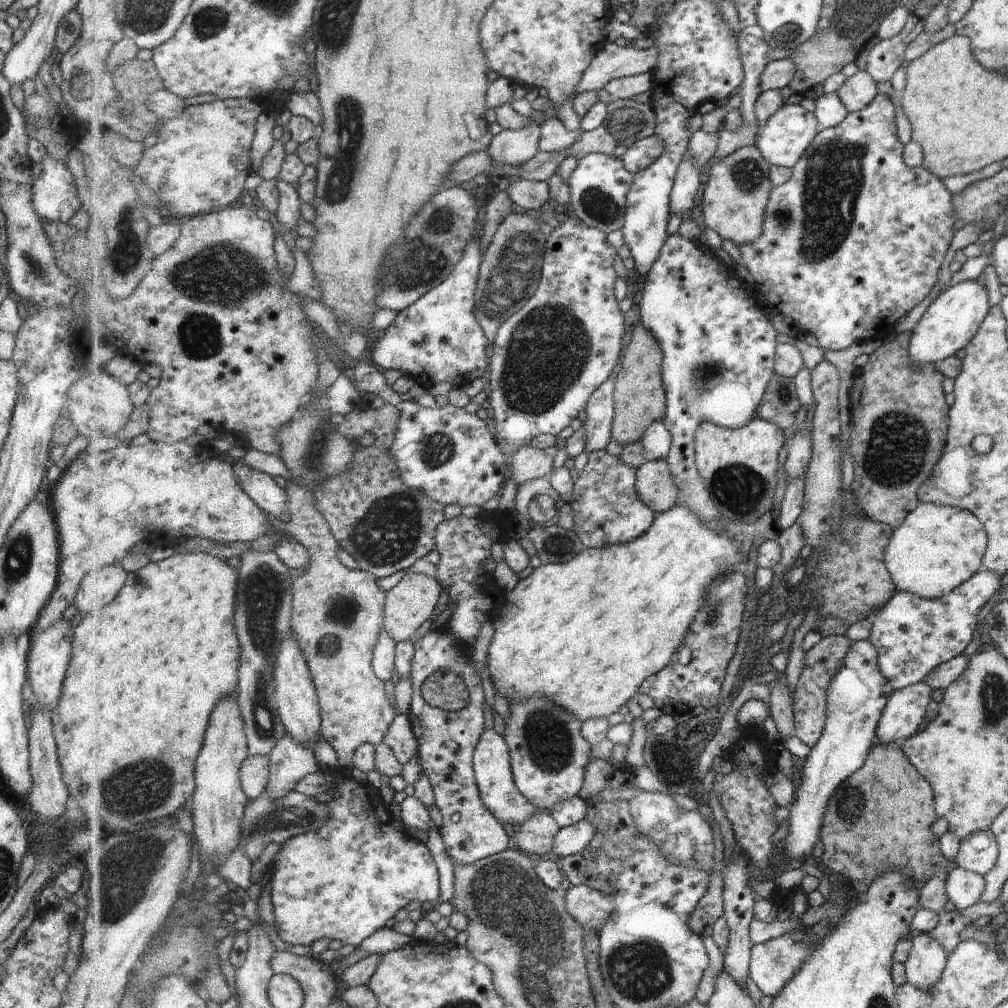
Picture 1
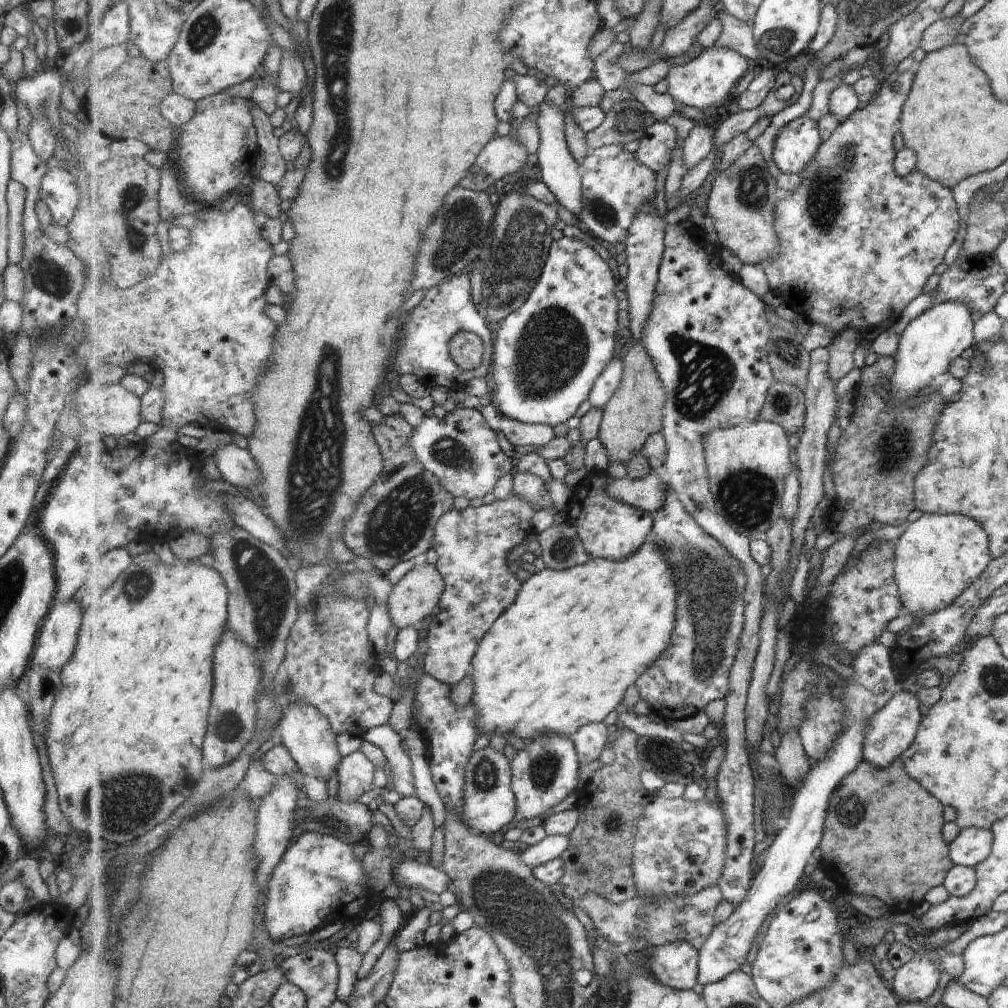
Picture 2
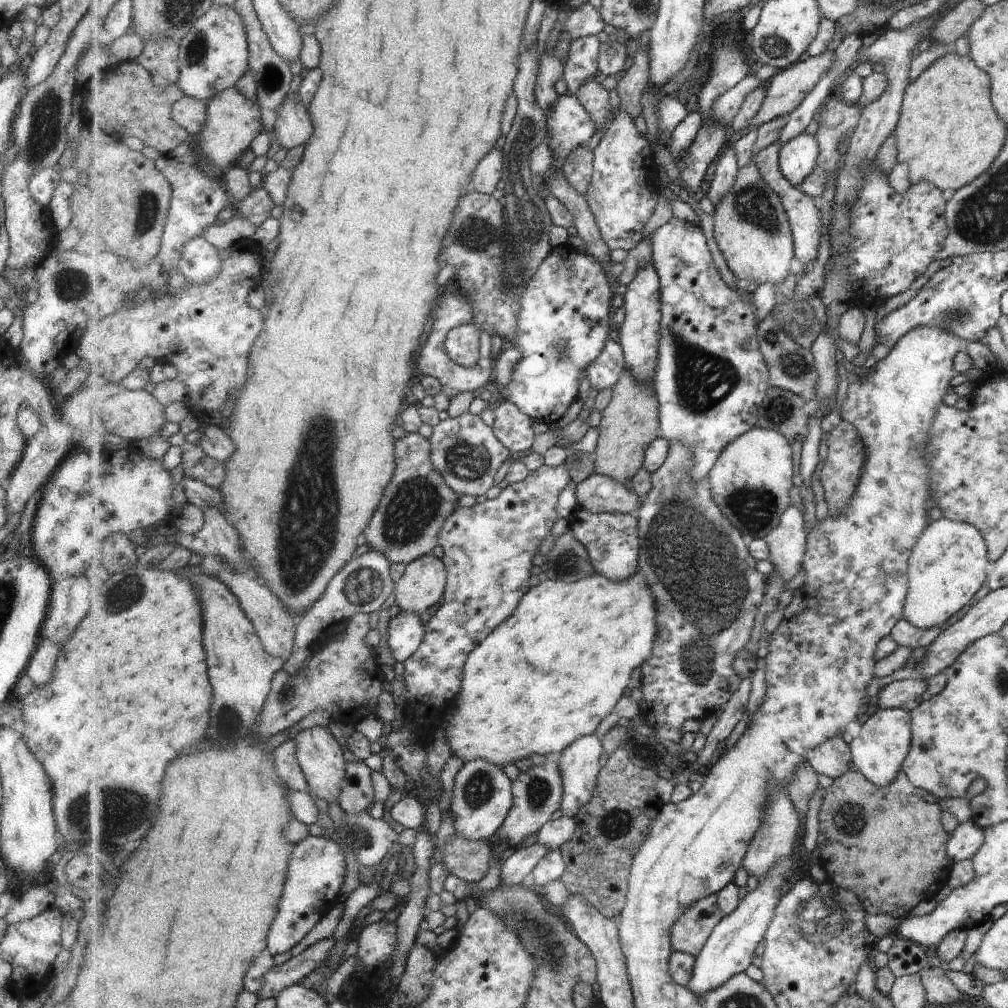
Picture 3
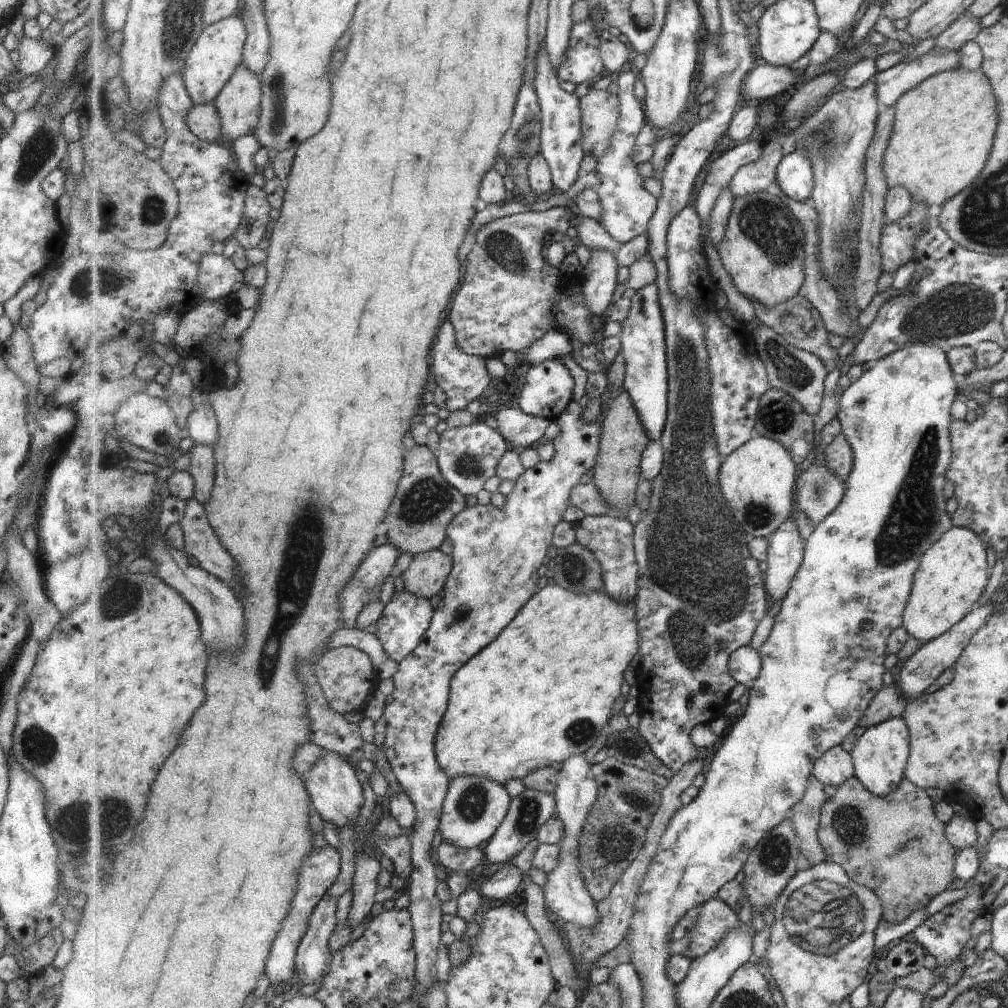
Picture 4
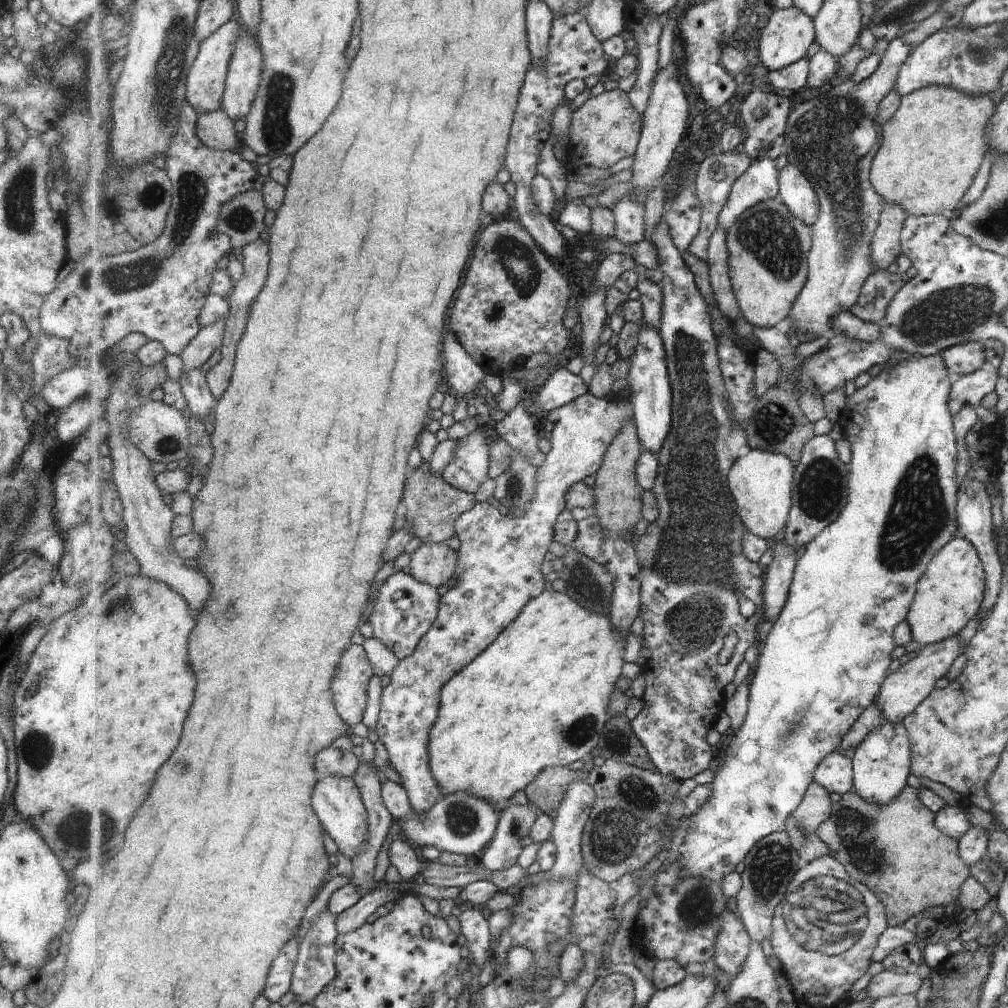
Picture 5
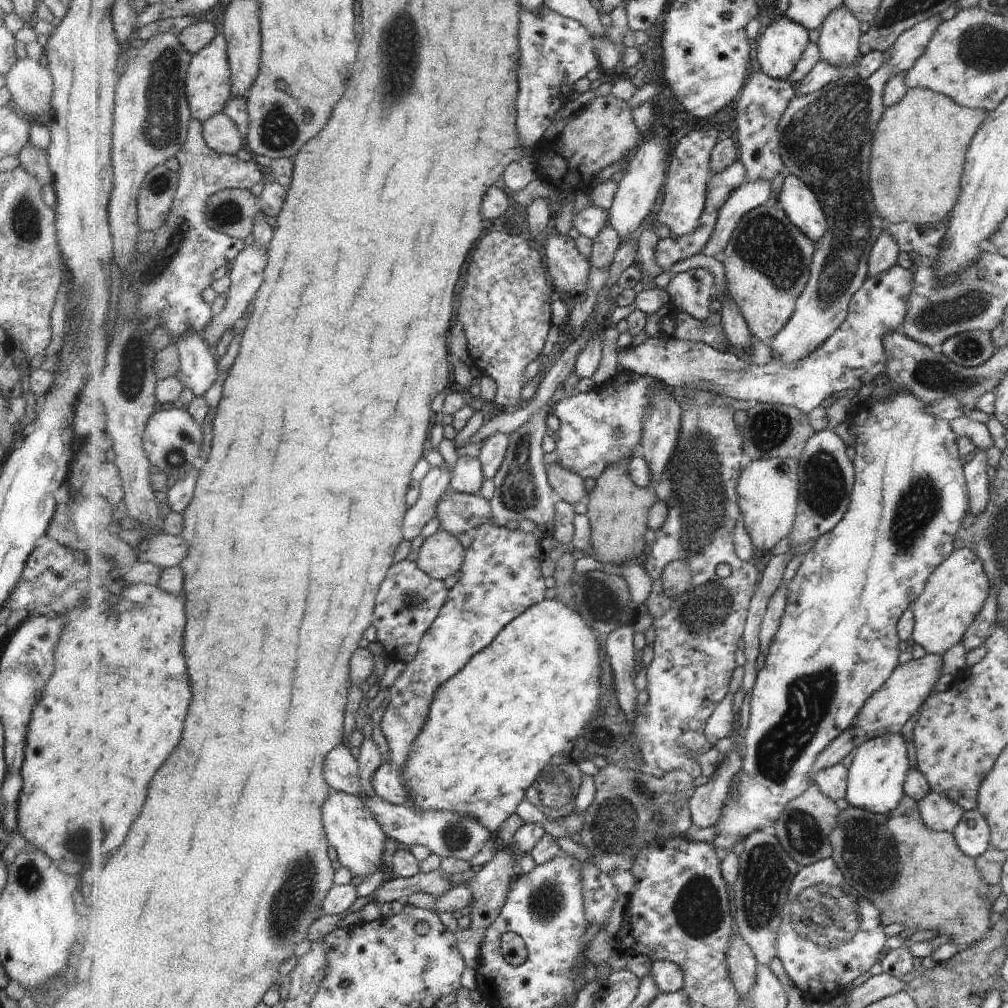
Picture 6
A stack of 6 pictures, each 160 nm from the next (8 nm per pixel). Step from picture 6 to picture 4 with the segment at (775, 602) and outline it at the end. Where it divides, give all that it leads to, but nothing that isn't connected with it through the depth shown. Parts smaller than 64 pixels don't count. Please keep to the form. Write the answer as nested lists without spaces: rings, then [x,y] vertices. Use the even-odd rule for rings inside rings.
[[[790,517],[768,539],[768,570],[765,572],[770,600],[784,600],[804,562],[806,541]]]

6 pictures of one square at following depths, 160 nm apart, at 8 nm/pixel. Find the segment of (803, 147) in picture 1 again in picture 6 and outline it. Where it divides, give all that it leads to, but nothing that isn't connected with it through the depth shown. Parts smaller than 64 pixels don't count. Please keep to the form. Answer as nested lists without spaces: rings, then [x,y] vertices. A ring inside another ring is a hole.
[[[785,174],[779,204],[787,216],[816,244],[828,234],[830,226],[816,193],[798,176]]]

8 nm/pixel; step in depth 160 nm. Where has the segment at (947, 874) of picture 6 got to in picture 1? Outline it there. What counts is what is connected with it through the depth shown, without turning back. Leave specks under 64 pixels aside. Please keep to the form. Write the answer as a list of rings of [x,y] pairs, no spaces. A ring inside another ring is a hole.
[[[879,743],[873,746],[863,768],[841,784],[827,806],[821,828],[824,853],[820,863],[833,874],[842,875],[859,897],[869,892],[871,882],[881,876],[881,872],[891,868],[903,870],[918,890],[929,876],[933,876],[933,868],[947,873],[955,869],[954,862],[941,856],[937,838],[929,830],[937,820],[929,786],[897,745]],[[845,834],[851,837],[850,844],[843,844],[847,842],[841,840]]]

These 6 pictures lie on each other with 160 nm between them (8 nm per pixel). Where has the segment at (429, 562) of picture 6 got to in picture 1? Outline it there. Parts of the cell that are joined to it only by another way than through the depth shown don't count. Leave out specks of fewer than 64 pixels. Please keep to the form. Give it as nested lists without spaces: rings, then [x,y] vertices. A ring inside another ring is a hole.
[[[406,574],[386,594],[384,630],[396,643],[414,639],[414,634],[431,618],[441,600],[443,588],[436,578],[425,574]]]

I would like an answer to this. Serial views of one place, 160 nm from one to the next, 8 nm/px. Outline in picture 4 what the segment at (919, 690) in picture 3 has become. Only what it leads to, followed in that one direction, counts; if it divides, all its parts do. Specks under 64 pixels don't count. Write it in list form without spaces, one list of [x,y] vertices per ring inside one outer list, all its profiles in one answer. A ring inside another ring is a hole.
[[[894,684],[881,688],[876,699],[869,706],[866,716],[860,721],[859,727],[871,728],[871,726],[877,726],[889,718],[901,716],[908,701],[907,696],[903,696]]]

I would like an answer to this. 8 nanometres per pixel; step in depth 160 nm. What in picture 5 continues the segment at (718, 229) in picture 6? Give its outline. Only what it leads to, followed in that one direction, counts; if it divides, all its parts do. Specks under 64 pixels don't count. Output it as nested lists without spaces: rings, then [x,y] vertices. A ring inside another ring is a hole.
[[[765,159],[753,164],[734,182],[718,222],[729,230],[745,211],[773,199],[780,199],[780,172],[773,160]]]

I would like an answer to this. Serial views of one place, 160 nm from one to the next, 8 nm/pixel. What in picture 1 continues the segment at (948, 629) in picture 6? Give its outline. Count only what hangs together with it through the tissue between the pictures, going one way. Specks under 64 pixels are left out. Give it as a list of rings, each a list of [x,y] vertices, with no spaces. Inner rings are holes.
[[[920,503],[889,536],[884,564],[896,590],[919,598],[940,598],[982,571],[986,535],[981,522],[961,508]]]

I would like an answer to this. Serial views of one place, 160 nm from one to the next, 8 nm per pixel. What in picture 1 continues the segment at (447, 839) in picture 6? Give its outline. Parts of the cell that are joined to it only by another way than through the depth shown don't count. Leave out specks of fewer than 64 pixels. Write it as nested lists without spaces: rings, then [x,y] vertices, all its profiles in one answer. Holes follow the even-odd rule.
[[[493,728],[485,729],[481,736],[480,744],[477,744],[474,768],[481,798],[483,798],[485,806],[493,812],[493,816],[501,824],[509,823],[510,825],[520,826],[525,820],[529,820],[531,816],[543,812],[543,809],[531,804],[520,792],[520,789],[517,788],[512,770],[512,753],[508,742],[505,741],[503,735],[497,734]]]

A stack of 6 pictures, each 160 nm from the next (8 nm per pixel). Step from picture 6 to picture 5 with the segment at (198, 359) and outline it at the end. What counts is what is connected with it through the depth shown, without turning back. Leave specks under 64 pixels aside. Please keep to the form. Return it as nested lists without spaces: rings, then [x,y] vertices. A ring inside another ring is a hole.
[[[191,369],[181,372],[177,380],[181,392],[188,400],[188,408],[202,421],[211,411],[215,411],[219,399],[216,399],[209,388],[206,373],[201,369]]]

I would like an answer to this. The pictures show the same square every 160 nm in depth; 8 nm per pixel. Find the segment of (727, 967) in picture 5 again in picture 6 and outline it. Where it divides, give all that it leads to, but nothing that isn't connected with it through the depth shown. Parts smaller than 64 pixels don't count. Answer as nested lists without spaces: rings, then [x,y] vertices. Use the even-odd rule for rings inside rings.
[[[737,934],[730,942],[728,963],[732,981],[744,999],[754,989],[759,962],[751,946]]]

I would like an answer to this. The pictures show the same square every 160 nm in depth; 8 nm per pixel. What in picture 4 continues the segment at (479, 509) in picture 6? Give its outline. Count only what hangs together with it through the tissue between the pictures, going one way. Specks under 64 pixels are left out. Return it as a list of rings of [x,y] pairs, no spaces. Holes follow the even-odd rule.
[[[415,445],[405,452],[404,476],[383,520],[387,528],[386,542],[393,544],[401,554],[412,557],[438,549],[448,538],[449,524],[467,508],[465,496],[449,484],[440,472],[436,455],[427,446]]]

